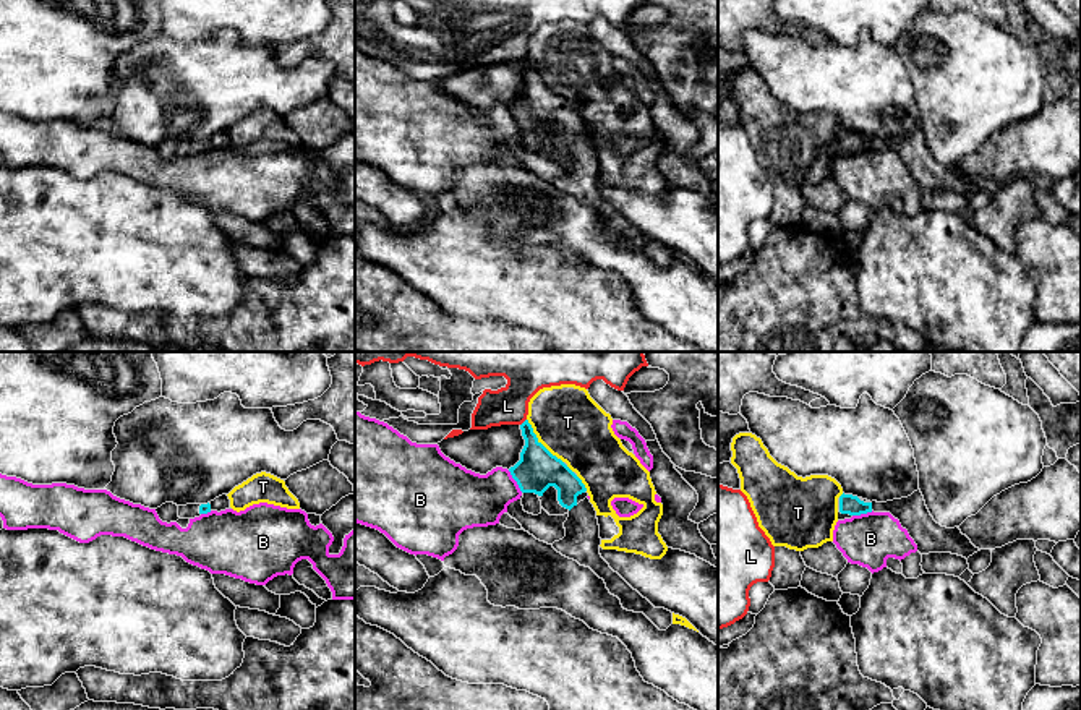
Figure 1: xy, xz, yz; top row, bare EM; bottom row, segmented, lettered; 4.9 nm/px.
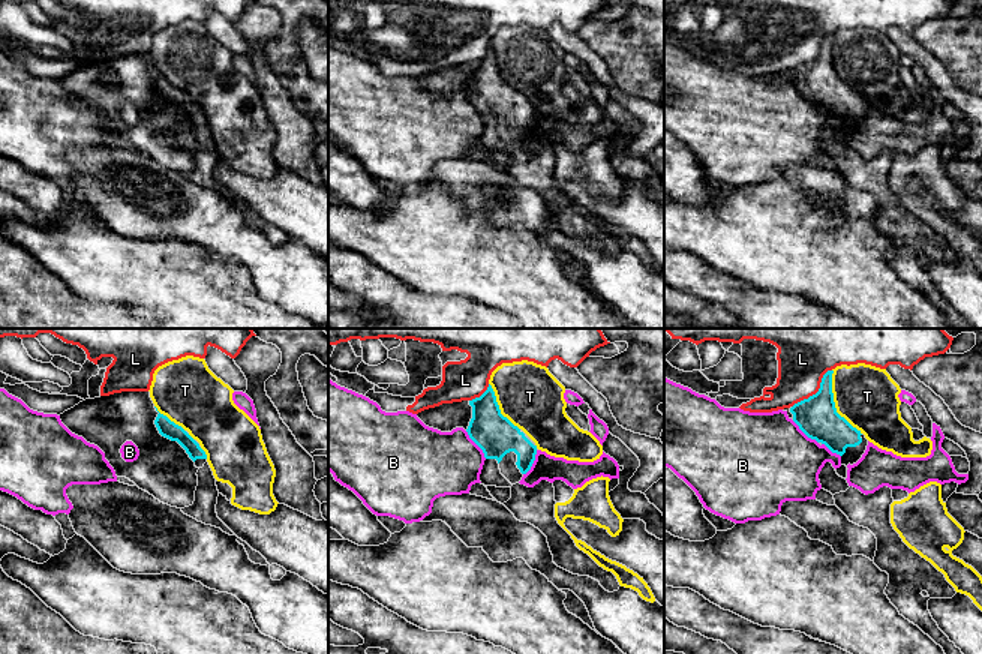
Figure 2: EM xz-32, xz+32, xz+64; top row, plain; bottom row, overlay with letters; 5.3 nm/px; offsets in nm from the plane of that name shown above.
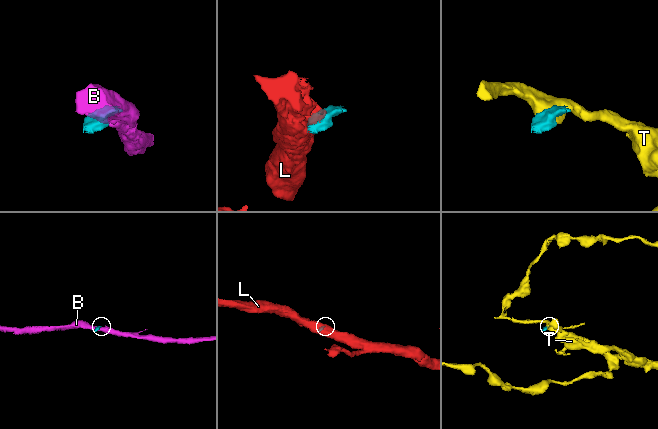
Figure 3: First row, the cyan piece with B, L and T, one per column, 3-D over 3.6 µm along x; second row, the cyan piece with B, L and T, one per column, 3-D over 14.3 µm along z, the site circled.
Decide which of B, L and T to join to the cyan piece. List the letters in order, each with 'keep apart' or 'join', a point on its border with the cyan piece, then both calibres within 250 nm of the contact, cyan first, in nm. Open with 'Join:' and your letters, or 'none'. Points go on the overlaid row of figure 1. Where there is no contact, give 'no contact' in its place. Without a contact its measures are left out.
Join: none
B: keep apart; meets cyan in xz at (516, 480); 200 nm thick on the cyan side, 280 nm on the other
L: keep apart; meets cyan in xz at (524, 422); 200 nm thick on the cyan side, 220 nm on the other
T: keep apart; meets cyan in xz at (540, 443); 200 nm thick on the cyan side, 340 nm on the other

